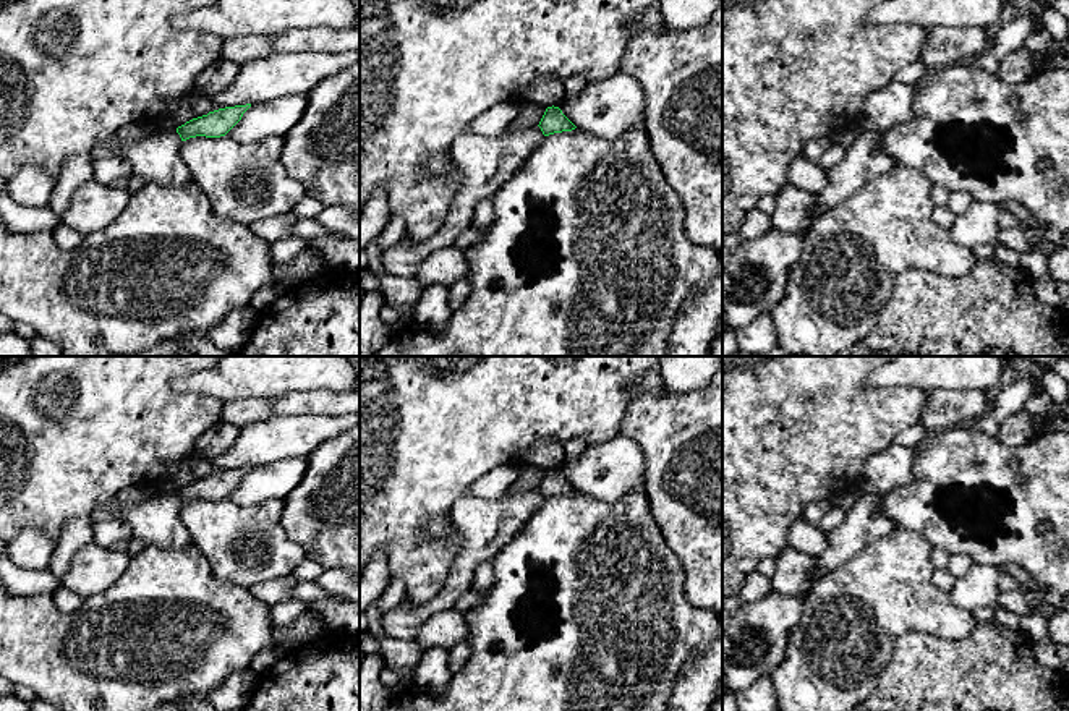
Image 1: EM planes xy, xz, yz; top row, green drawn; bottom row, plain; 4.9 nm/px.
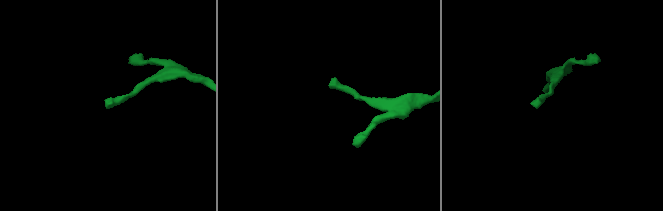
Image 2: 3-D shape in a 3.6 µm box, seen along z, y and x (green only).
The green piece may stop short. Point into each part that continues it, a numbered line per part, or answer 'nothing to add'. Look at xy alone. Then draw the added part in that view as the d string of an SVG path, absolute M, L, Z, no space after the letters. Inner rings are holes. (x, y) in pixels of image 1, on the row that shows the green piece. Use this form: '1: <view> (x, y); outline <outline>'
nothing to add

